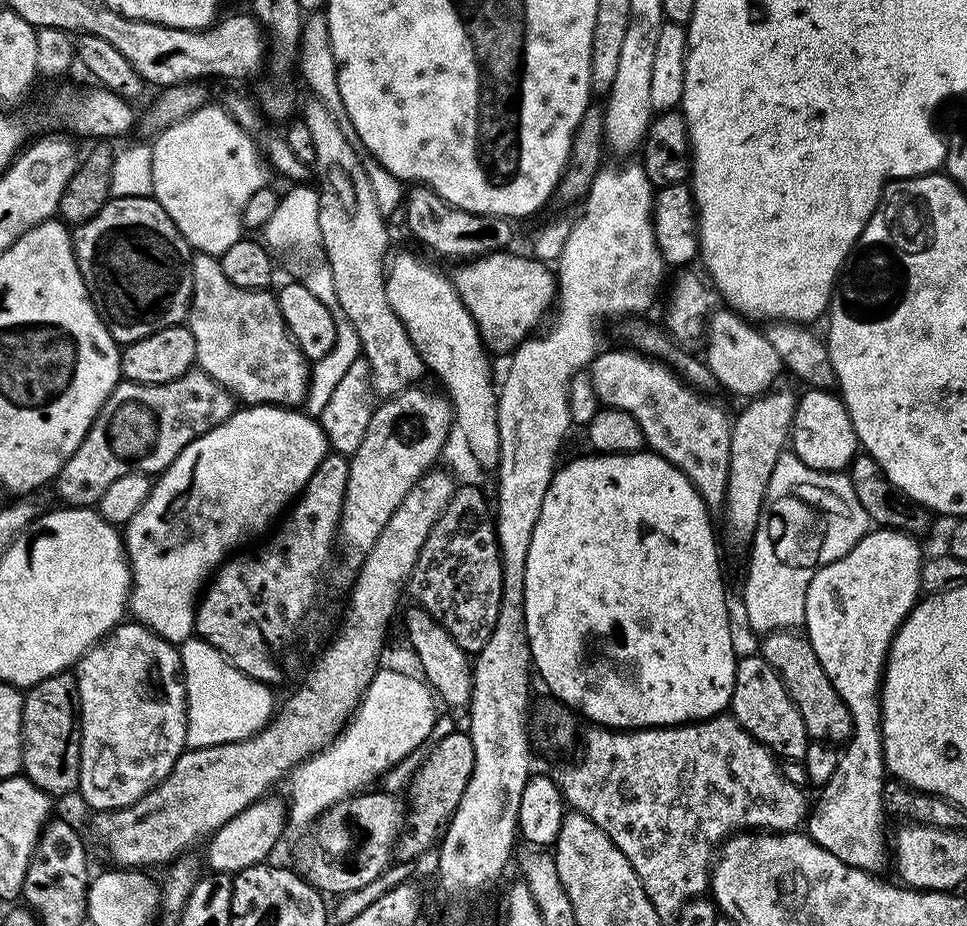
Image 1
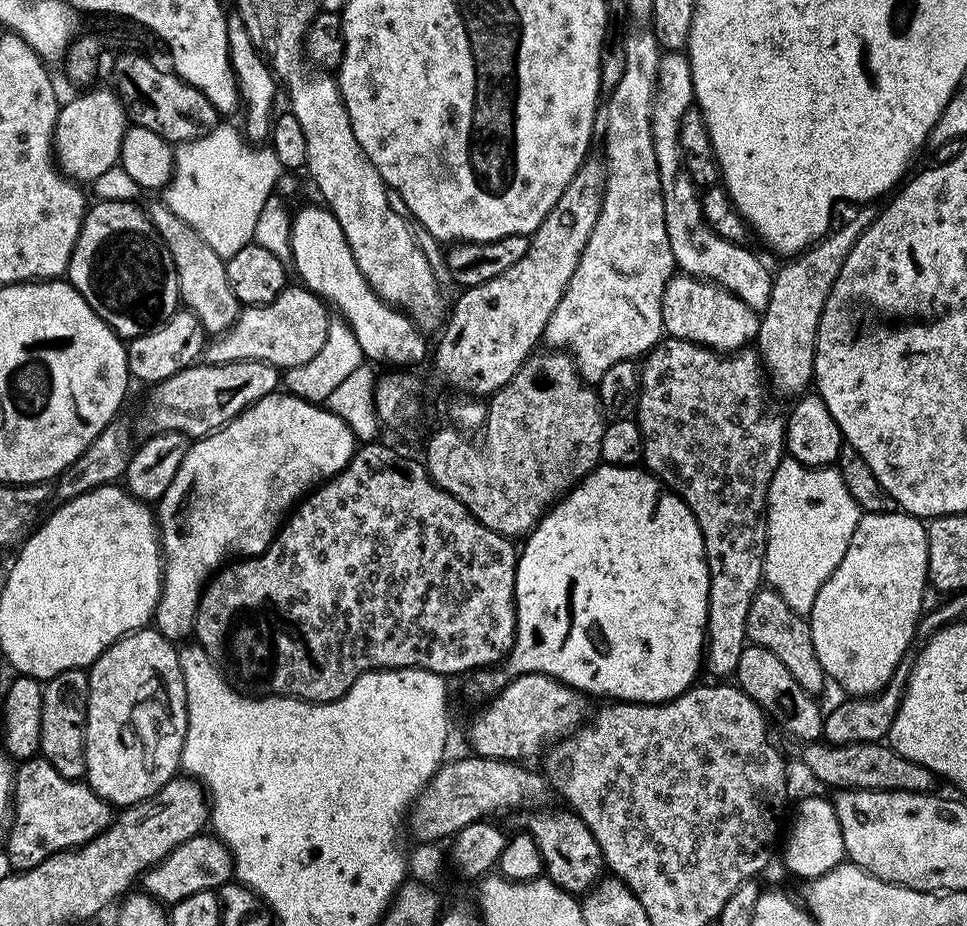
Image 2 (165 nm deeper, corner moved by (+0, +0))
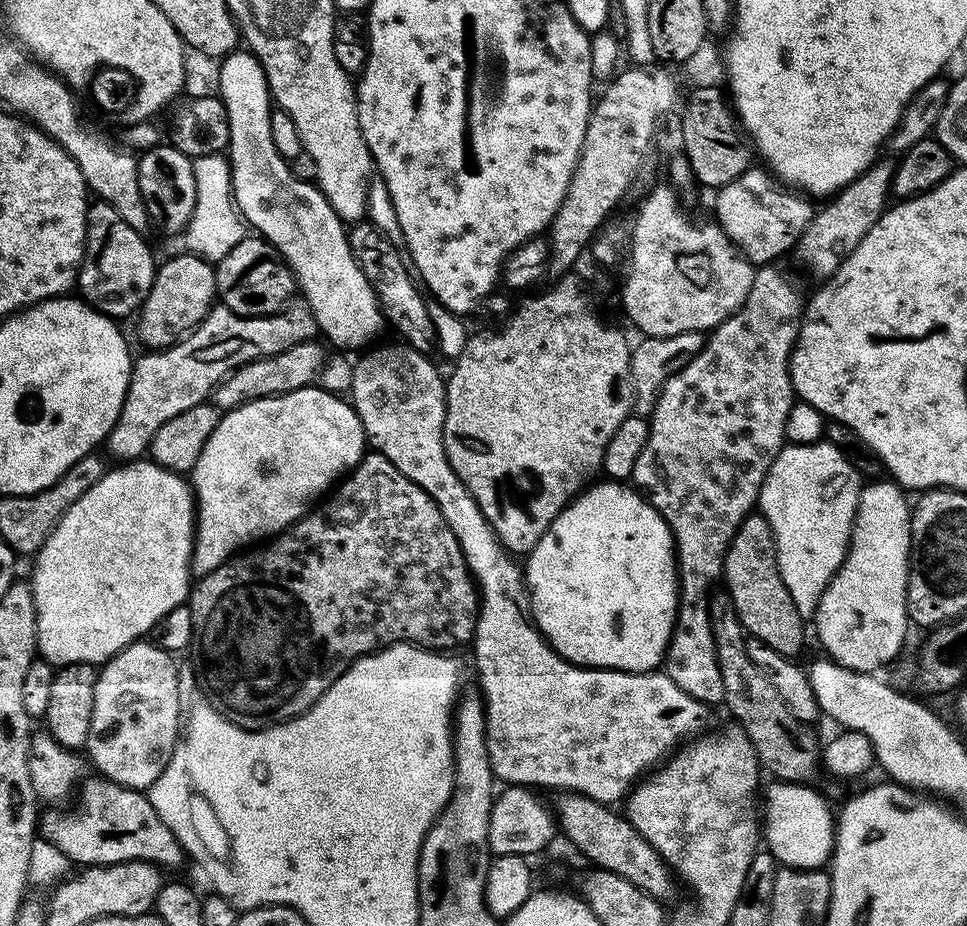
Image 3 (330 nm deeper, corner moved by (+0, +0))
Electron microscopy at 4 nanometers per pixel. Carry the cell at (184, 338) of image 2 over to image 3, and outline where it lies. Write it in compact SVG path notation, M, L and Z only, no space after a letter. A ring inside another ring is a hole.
M195 254L172 256L156 269L156 277L150 286L150 294L138 309L140 316L140 340L148 350L169 348L183 340L193 328L208 317L217 303L216 270L211 260Z

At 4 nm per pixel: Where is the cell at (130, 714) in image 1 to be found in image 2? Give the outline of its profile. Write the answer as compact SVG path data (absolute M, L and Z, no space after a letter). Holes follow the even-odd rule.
M145 626L139 632L130 632L120 640L115 640L104 653L87 669L90 690L88 691L88 721L84 723L84 753L86 754L86 783L98 795L113 806L127 806L137 804L143 800L150 800L156 792L162 790L180 768L180 755L188 729L188 707L186 706L186 686L182 682L180 669L180 653L177 645L168 640L155 627Z

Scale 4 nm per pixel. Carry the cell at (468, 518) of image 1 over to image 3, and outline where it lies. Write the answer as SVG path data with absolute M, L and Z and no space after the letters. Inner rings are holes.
M368 450L360 457L355 468L339 481L338 487L323 503L313 507L299 520L295 520L289 528L271 537L267 542L251 550L241 551L222 566L218 566L218 570L195 581L186 601L192 619L190 664L209 701L219 705L219 712L231 724L253 730L266 728L300 716L310 706L314 706L314 702L318 702L318 698L322 698L322 694L326 694L330 686L334 686L336 679L354 661L360 660L363 656L371 656L373 652L379 652L382 648L391 648L393 644L414 644L430 652L447 653L449 650L456 650L452 648L462 647L468 639L471 641L477 635L475 632L476 624L478 625L480 620L481 603L482 597L462 554L460 540L454 538L454 530L446 526L446 518L442 518L442 510L438 510L434 498L430 498L430 494L426 494L422 486L410 482L410 478L406 478L406 474L402 474L402 470L398 470L398 466L394 466L394 462L387 460L381 452Z

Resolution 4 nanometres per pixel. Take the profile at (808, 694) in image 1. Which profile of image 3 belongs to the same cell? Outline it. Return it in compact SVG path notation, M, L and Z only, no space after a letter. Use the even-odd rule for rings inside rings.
M764 515L748 516L742 526L738 526L738 534L734 534L724 556L722 580L723 583L728 583L728 599L731 600L745 633L753 640L766 642L766 646L774 646L778 654L789 658L799 657L799 652L804 648L806 618L798 606L794 606L794 598L790 598L790 590L786 590L786 582L782 582L774 534Z

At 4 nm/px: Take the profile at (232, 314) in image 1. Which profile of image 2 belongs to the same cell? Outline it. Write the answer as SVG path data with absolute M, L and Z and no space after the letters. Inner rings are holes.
M156 198L152 205L147 205L146 215L148 221L156 227L156 232L164 239L164 244L170 250L170 258L174 258L174 266L178 274L178 290L180 291L181 305L187 311L193 312L202 322L205 333L219 334L231 328L232 323L240 314L241 302L230 290L230 282L226 278L226 260L225 257L214 254L210 246L170 206L164 203L163 199Z

